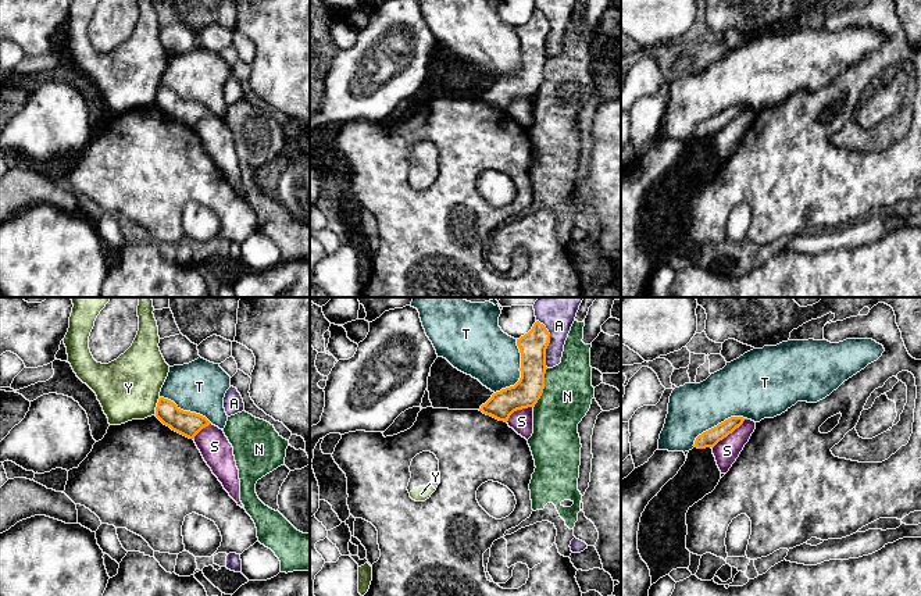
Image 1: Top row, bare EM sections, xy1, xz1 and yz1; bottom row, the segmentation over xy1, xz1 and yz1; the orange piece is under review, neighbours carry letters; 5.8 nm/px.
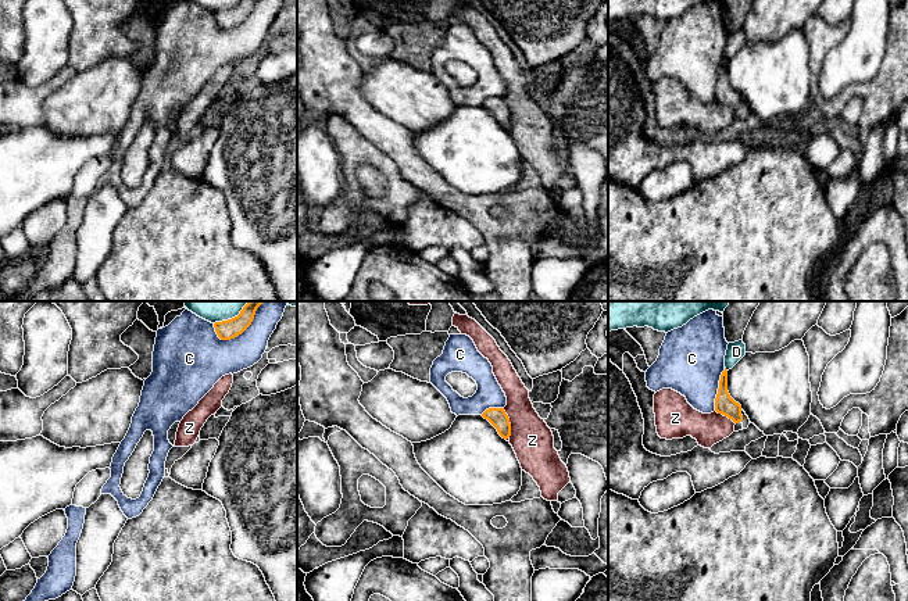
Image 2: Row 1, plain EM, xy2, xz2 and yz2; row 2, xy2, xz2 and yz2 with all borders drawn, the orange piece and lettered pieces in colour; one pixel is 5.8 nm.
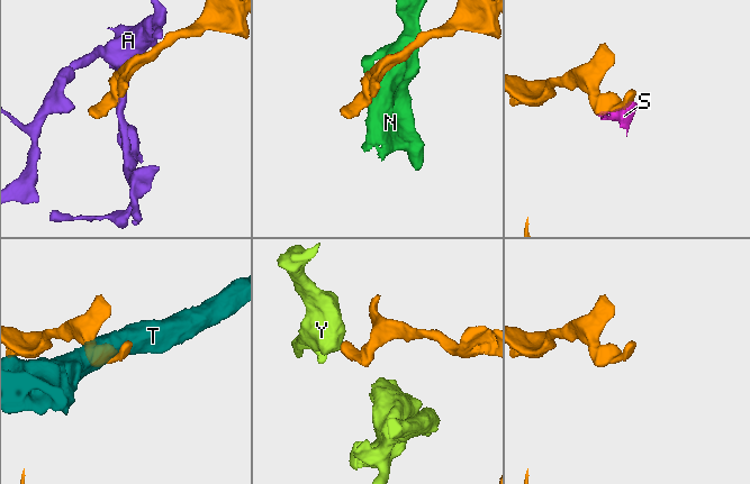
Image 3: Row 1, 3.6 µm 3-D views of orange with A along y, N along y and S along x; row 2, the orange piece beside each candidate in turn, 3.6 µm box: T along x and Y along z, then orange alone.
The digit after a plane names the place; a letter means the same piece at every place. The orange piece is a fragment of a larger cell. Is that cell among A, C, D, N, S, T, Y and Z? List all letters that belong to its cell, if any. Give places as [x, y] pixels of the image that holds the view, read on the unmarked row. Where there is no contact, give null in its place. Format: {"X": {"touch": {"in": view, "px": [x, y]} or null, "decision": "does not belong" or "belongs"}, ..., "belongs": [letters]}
{"A": {"touch": {"in": "xz1", "px": [549, 31]}, "decision": "does not belong"}, "C": {"touch": {"in": "xy2", "px": [239, 22]}, "decision": "does not belong"}, "D": {"touch": {"in": "xy2", "px": [228, 9]}, "decision": "does not belong"}, "N": {"touch": {"in": "xz1", "px": [543, 77]}, "decision": "does not belong"}, "S": {"touch": {"in": "yz1", "px": [728, 122]}, "decision": "does not belong"}, "T": {"touch": {"in": "xz1", "px": [520, 59]}, "decision": "does not belong"}, "Y": {"touch": {"in": "xy1", "px": [157, 95]}, "decision": "does not belong"}, "Z": {"touch": {"in": "xz2", "px": [508, 111]}, "decision": "does not belong"}, "belongs": []}

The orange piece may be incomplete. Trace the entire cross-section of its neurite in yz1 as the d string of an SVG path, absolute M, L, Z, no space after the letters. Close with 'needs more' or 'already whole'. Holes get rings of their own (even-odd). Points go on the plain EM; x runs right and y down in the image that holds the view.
M731 106L731 107L725 108L724 111L718 113L717 115L699 124L696 126L693 135L697 138L714 136L720 129L727 126L736 117L739 117L745 108L747 108L747 107Z; already whole

